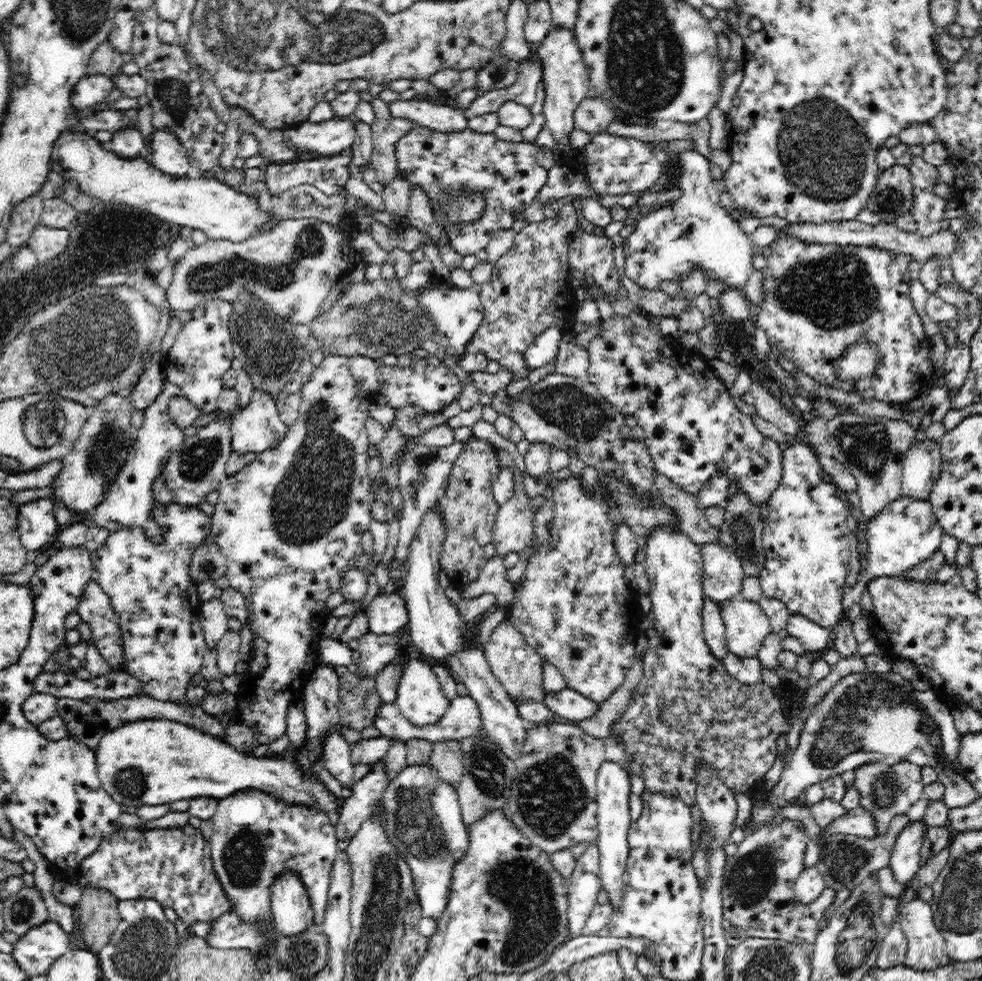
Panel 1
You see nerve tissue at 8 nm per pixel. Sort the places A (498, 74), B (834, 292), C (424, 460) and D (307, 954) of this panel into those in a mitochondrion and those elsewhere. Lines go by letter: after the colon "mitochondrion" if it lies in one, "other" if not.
A: mitochondrion
B: mitochondrion
C: mitochondrion
D: mitochondrion

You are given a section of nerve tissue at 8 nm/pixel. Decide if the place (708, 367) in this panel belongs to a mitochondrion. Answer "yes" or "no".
no

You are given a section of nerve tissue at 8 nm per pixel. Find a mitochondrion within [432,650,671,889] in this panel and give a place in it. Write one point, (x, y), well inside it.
(551, 795)

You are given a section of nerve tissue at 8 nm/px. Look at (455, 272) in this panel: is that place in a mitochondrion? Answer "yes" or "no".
no

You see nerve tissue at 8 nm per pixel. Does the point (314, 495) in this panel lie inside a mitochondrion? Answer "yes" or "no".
yes

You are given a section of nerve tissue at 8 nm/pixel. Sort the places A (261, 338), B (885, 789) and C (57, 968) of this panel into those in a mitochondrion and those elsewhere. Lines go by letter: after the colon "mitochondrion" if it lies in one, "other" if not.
A: mitochondrion
B: mitochondrion
C: other

